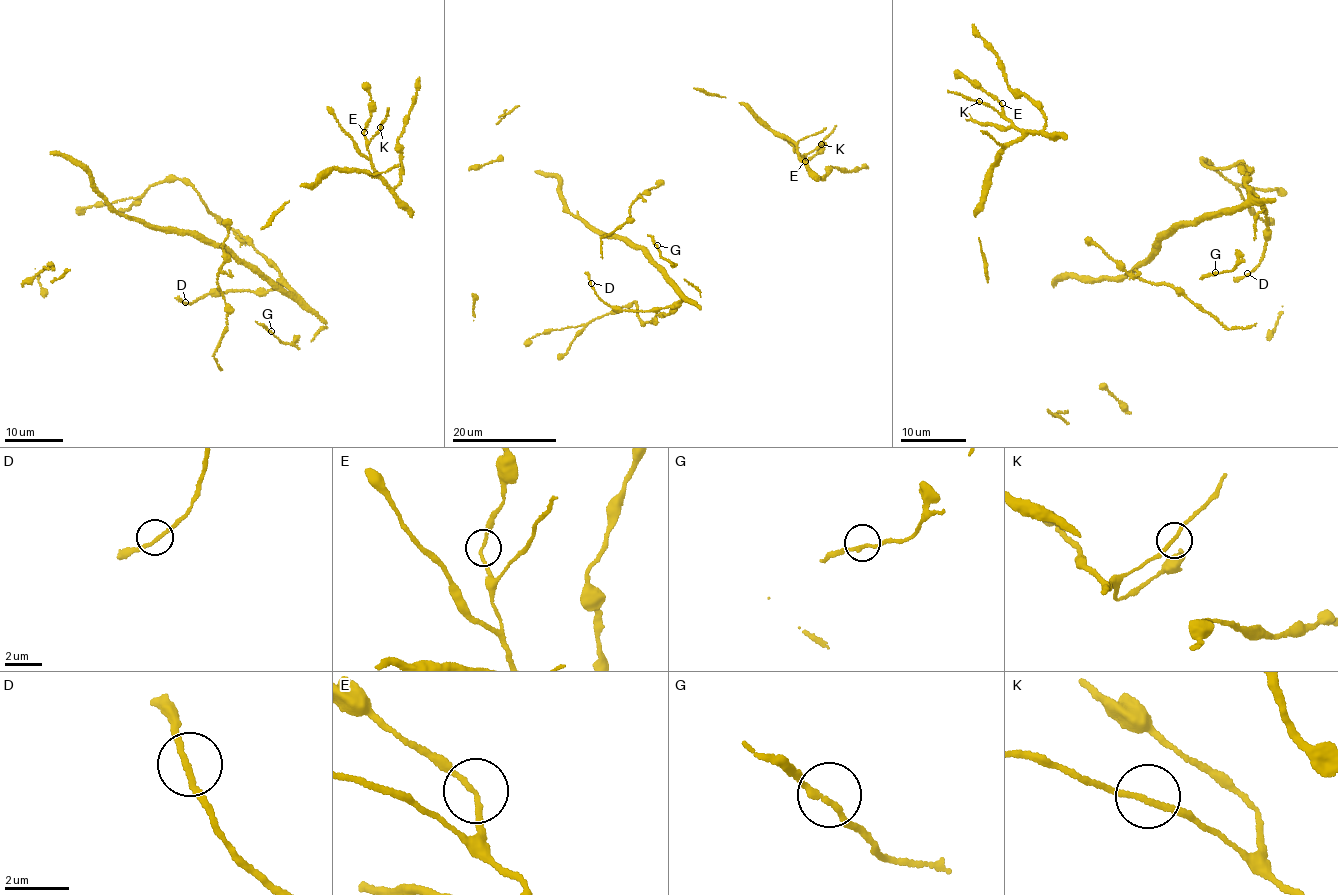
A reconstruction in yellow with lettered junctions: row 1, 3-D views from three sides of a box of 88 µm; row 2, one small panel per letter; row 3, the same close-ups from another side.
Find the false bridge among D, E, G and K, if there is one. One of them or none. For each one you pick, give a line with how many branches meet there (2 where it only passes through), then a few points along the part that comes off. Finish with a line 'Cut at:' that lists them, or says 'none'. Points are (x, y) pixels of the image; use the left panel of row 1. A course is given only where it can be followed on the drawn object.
Cut at: none

